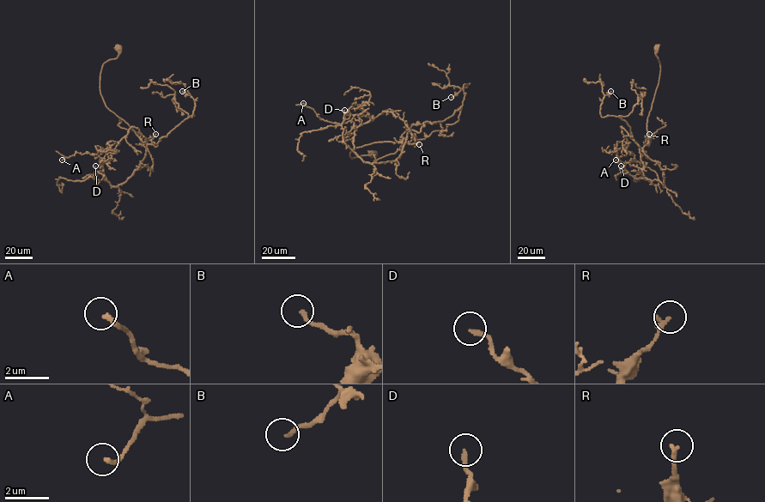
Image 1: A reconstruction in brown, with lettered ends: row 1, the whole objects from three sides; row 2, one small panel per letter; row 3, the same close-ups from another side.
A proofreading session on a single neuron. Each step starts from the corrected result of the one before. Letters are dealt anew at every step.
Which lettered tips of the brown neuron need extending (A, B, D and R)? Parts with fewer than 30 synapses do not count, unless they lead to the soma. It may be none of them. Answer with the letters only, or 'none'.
D

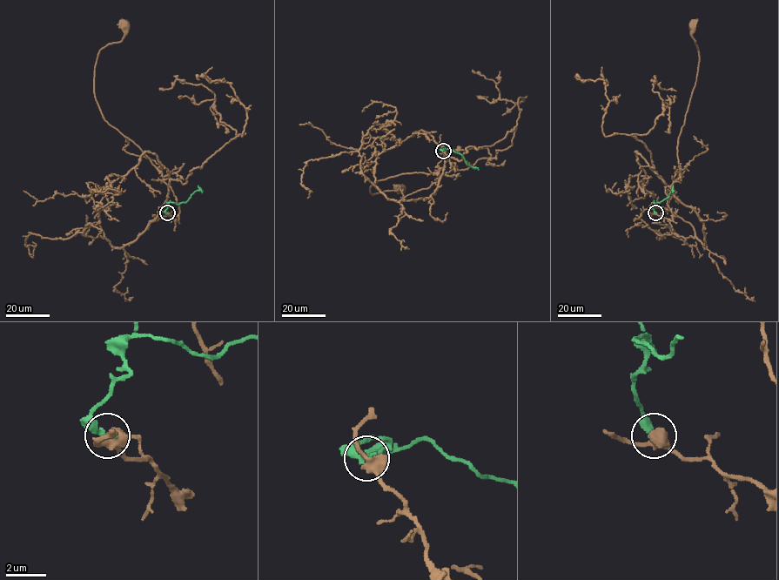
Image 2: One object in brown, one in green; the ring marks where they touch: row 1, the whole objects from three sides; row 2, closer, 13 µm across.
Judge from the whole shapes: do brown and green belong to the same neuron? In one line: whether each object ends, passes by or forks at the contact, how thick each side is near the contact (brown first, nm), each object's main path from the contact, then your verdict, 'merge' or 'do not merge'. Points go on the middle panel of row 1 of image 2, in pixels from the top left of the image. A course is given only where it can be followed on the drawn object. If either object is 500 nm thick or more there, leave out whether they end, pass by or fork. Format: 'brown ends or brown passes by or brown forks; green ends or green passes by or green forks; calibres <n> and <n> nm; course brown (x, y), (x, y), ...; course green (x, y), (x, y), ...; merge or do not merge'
calibres 500 and 300 nm; course brown (443, 151), (454, 168), (446, 160), (434, 173), (380, 179), (370, 192), (399, 186); course green (442, 151), (441, 149), (450, 148), (459, 152), (466, 165), (477, 168), (473, 168); do not merge

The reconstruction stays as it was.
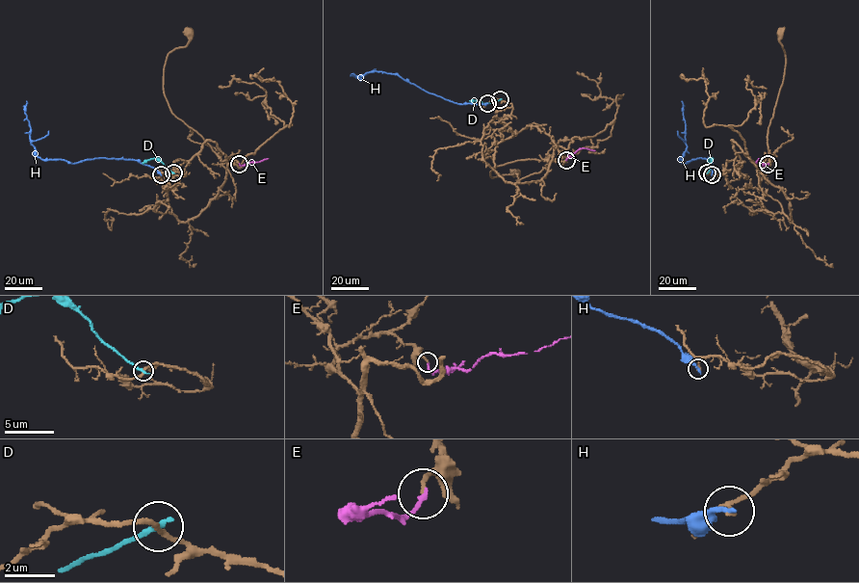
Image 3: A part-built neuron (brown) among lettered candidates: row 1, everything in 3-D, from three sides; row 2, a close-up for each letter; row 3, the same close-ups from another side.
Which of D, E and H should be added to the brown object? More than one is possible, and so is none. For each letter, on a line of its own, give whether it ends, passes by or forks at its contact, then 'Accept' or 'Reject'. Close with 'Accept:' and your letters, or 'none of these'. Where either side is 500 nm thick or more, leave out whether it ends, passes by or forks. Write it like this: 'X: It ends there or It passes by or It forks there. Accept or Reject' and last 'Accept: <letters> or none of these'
D: It ends there. Reject
E: It ends there. Accept
H: It ends there. Reject
Accept: E

